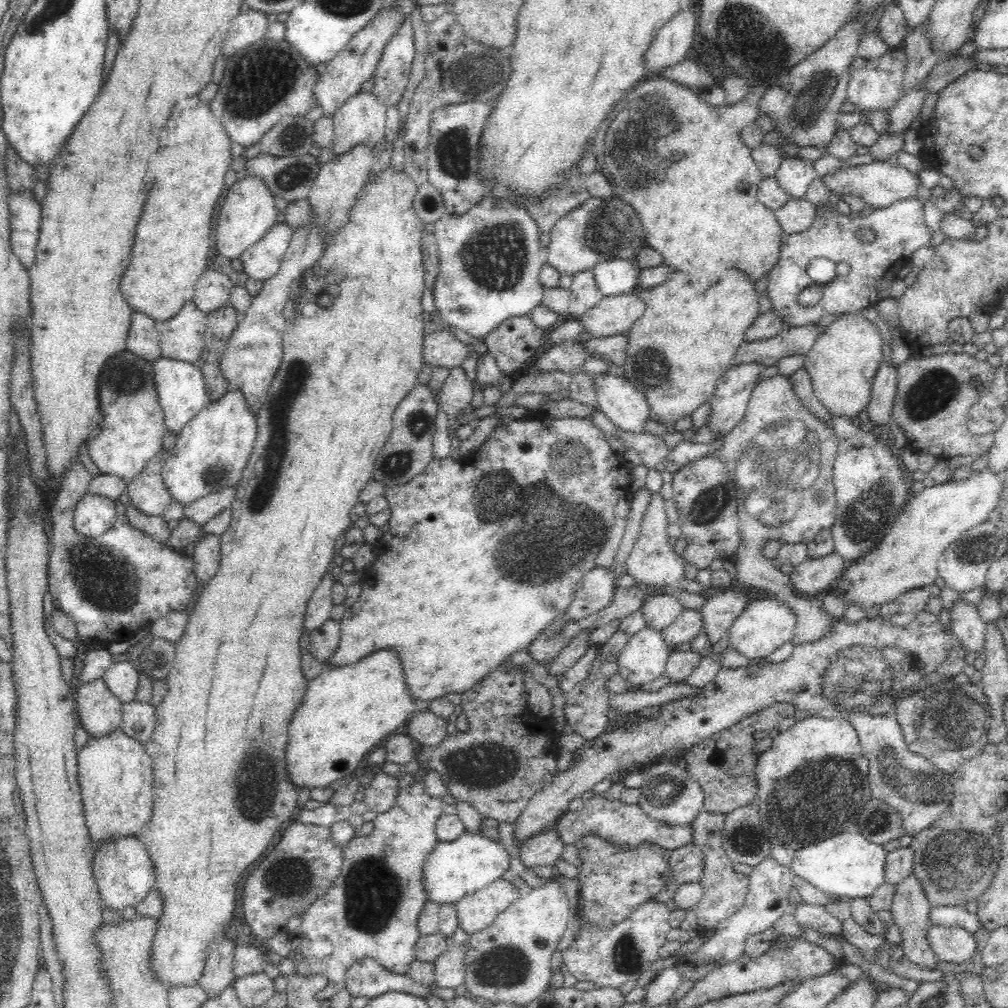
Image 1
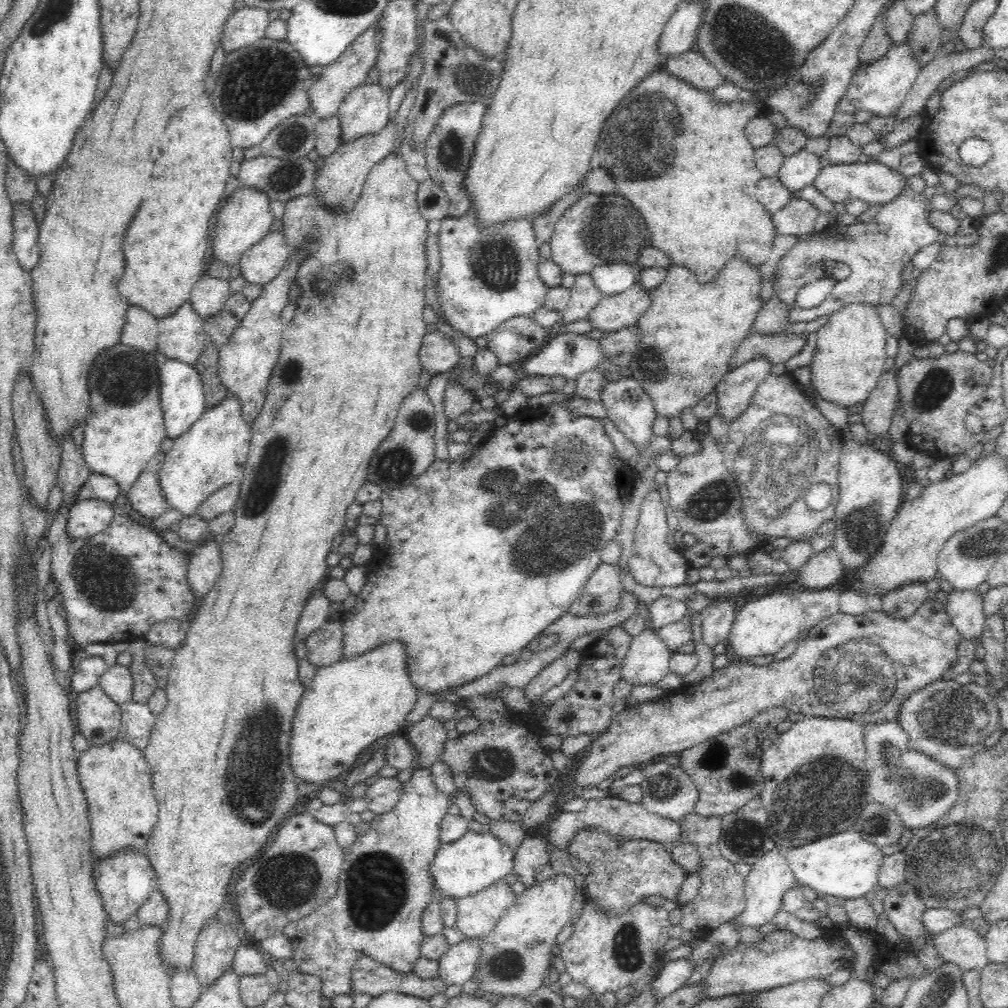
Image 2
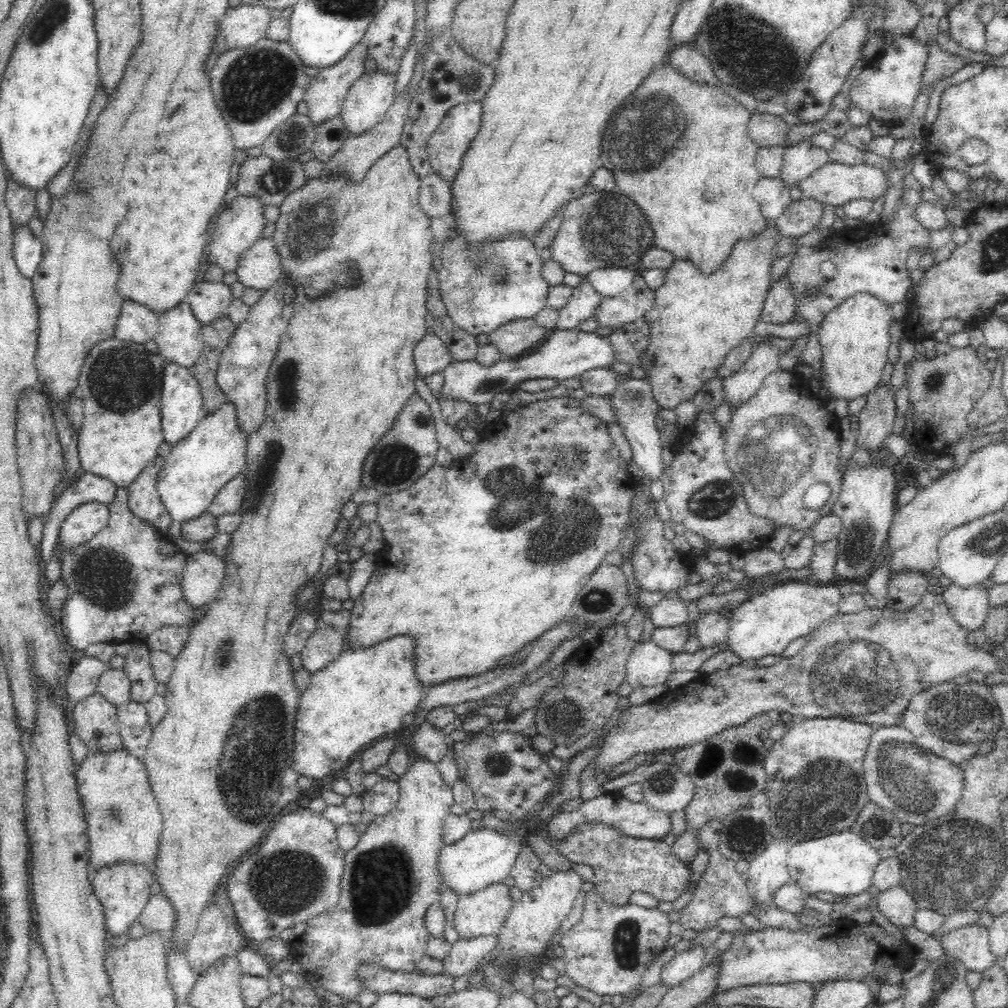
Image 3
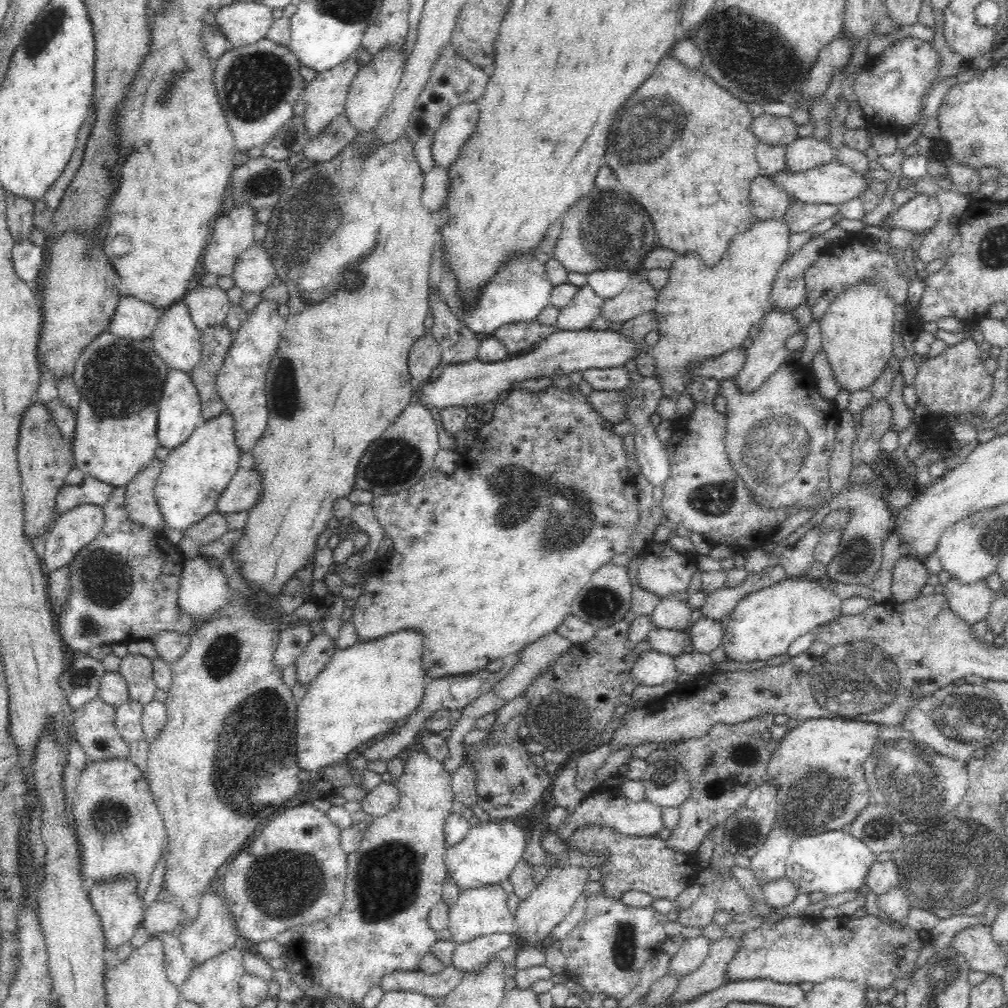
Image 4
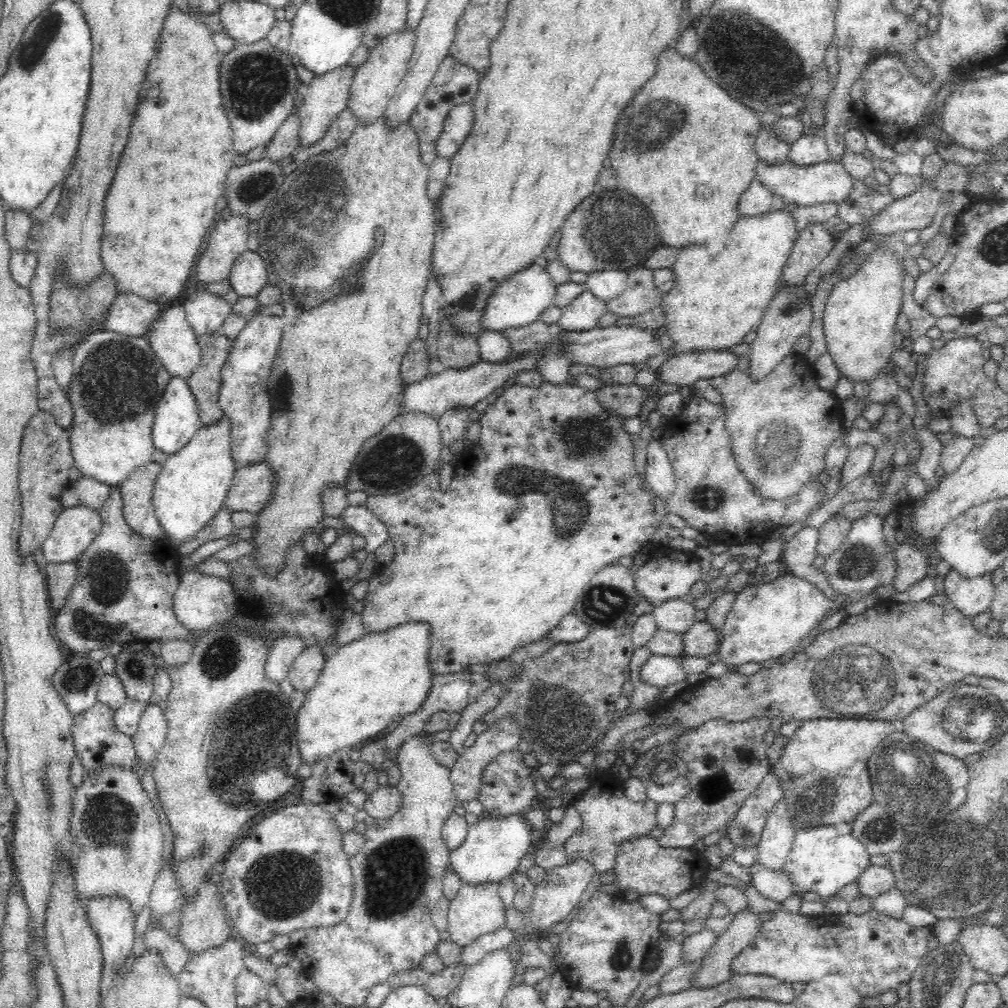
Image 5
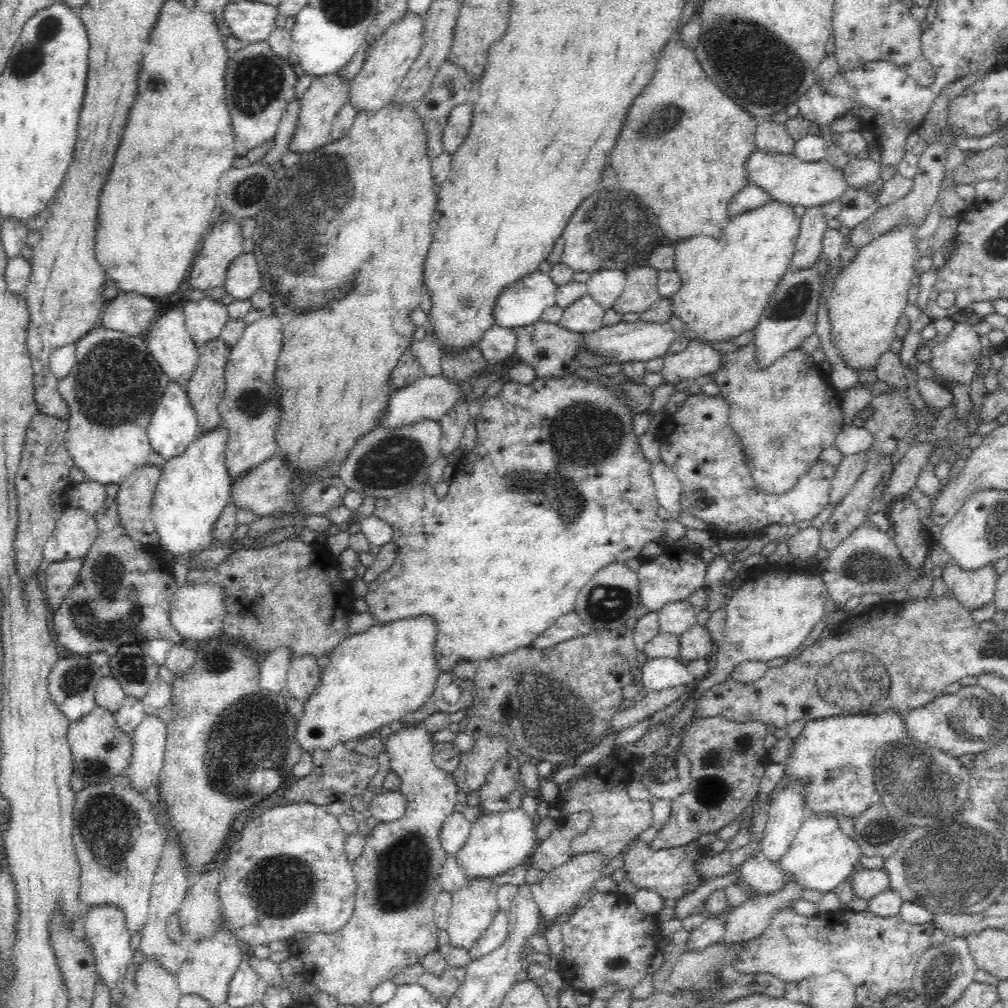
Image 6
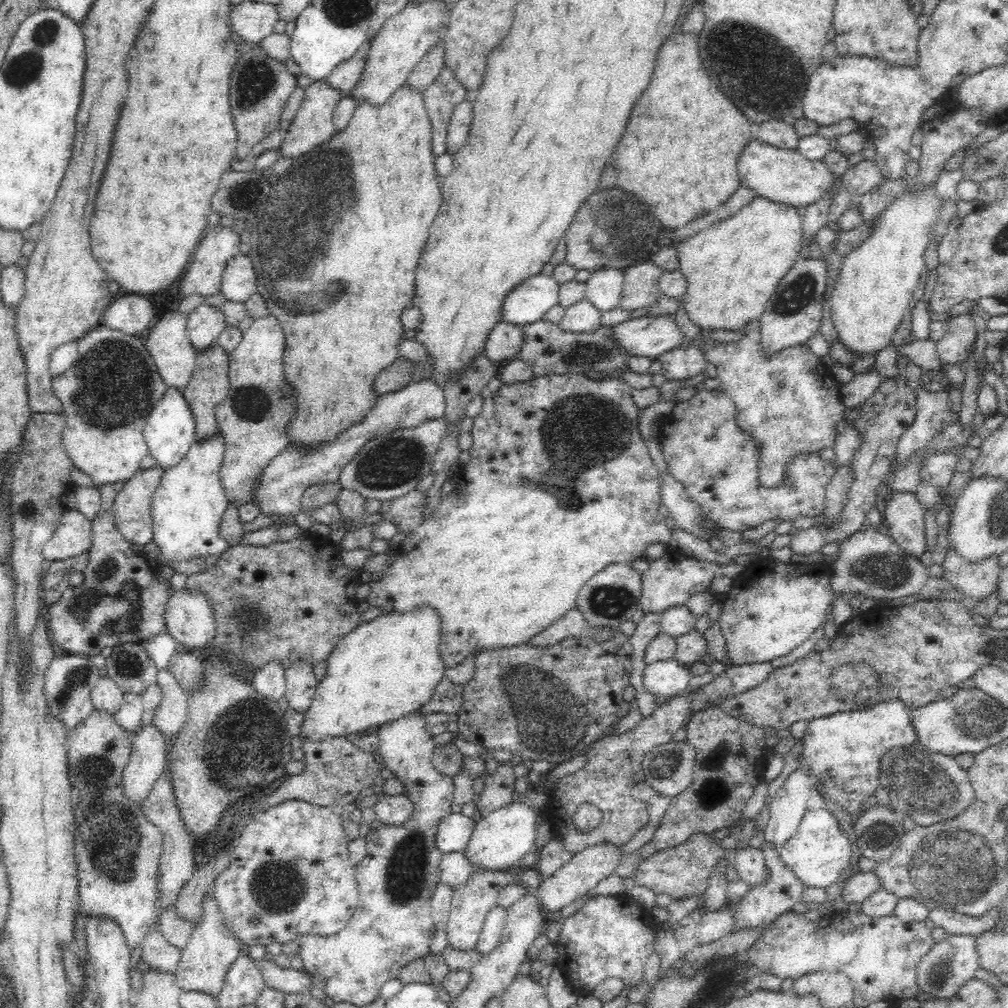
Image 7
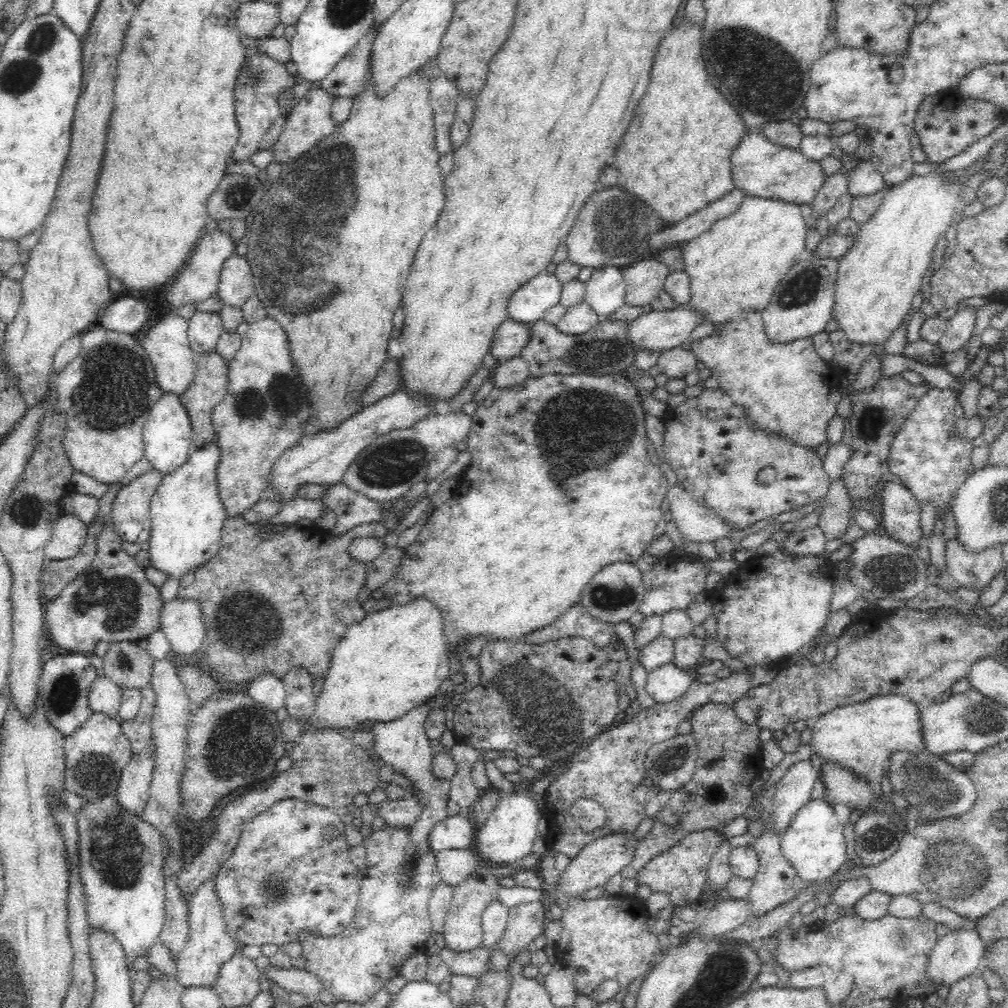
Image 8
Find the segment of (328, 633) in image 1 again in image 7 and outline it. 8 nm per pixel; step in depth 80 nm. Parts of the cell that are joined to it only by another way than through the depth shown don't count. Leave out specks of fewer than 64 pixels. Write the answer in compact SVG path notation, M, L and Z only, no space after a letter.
M296 661L285 669L285 698L288 699L290 710L306 714L314 701L318 682L312 667L306 661Z

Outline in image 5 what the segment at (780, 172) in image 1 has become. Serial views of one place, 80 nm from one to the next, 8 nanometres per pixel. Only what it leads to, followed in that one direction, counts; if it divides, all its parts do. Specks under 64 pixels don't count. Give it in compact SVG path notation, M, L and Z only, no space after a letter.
M823 134L802 135L790 145L789 159L798 166L828 161L828 147Z

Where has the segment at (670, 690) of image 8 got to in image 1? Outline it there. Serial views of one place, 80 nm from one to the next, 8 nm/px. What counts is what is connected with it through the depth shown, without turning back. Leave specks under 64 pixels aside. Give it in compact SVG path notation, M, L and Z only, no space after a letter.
M646 627L633 634L617 660L619 675L632 686L648 684L664 676L672 652L659 630Z

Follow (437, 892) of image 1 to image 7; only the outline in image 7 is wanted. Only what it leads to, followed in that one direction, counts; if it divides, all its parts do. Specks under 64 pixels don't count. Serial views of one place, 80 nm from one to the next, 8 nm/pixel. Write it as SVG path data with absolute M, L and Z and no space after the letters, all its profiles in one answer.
M516 798L506 806L500 806L485 817L475 818L475 827L469 843L463 850L475 868L504 871L514 866L536 844L538 810Z

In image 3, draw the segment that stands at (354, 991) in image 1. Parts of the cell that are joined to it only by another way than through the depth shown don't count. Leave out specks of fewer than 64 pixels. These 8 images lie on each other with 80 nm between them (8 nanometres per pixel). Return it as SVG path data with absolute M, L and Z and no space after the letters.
M360 966L360 979L364 988L380 995L396 992L431 998L452 993L457 978L446 972L426 976L419 971L392 971L376 966Z

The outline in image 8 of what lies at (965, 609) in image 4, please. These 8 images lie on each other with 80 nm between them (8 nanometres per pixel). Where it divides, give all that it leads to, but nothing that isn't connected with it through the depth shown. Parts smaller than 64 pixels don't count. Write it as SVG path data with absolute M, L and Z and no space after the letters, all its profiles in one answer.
M956 536L945 539L945 543L947 572L954 578L955 585L957 586L972 588L972 590L974 588L976 590L983 590L988 586L990 580L1000 573L1006 565L1002 555L1004 544L992 544L992 546L986 546L987 548L984 551L974 553L966 551Z

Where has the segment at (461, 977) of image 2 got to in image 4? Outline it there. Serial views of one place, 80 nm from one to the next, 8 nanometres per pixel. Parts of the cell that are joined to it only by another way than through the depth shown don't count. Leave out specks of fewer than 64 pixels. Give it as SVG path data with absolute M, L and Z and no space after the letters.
M500 932L482 935L470 942L457 944L452 956L452 966L462 972L470 972L476 966L486 963L499 951L511 946L515 946L513 934Z

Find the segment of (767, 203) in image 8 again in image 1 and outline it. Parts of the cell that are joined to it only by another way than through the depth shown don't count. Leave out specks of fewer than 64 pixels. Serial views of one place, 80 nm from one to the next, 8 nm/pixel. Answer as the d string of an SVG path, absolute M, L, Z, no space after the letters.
M728 268L724 278L714 284L712 290L694 294L690 280L684 272L672 272L668 280L651 289L640 290L640 298L646 303L642 316L627 332L628 350L623 364L624 376L648 399L650 420L667 423L672 426L680 418L690 415L698 406L710 401L717 382L732 366L736 350L745 340L746 329L760 313L758 294L754 284L736 268Z

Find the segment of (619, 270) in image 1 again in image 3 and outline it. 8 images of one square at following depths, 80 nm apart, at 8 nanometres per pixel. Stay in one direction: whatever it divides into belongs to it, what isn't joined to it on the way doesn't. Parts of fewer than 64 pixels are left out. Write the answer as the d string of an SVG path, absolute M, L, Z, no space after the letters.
M629 267L599 268L589 272L586 279L602 298L613 297L626 290L632 284L637 270L638 268Z

